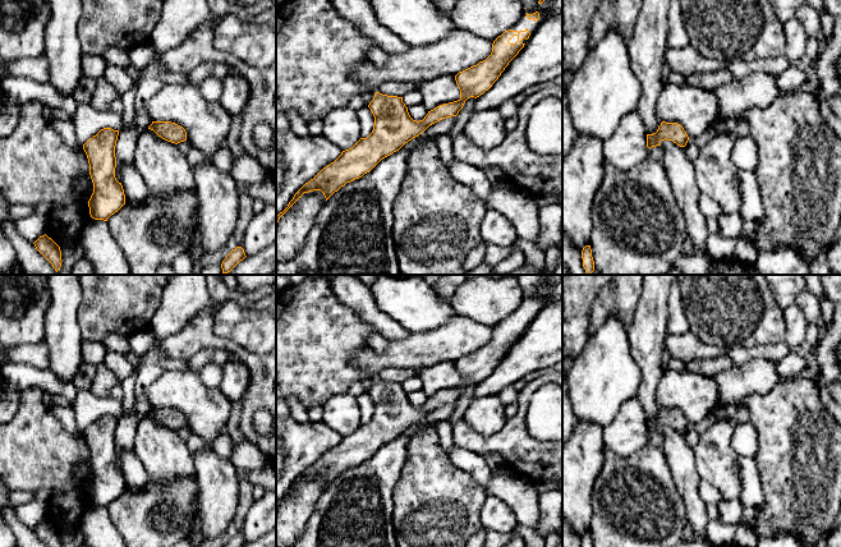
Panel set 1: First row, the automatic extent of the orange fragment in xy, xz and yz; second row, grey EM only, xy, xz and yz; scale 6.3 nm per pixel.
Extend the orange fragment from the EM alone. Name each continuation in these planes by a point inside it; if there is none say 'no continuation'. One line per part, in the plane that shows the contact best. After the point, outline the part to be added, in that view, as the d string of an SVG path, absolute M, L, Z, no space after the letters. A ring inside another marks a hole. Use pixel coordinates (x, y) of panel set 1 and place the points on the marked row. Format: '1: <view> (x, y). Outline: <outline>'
1: xz (523, 23). Outline: M544 0L542 4L524 9L519 22L511 28L511 31L520 32L528 29L532 36L537 27L543 22L548 3L550 0Z

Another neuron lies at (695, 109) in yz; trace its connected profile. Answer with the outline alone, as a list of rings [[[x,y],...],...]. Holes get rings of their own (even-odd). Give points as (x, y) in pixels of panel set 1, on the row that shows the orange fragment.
[[[666,84],[656,112],[661,121],[677,123],[689,138],[697,138],[720,120],[716,92],[689,84]]]

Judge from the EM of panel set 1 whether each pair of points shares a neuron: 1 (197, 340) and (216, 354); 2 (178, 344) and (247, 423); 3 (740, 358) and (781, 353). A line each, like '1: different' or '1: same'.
1: different
2: same
3: same

